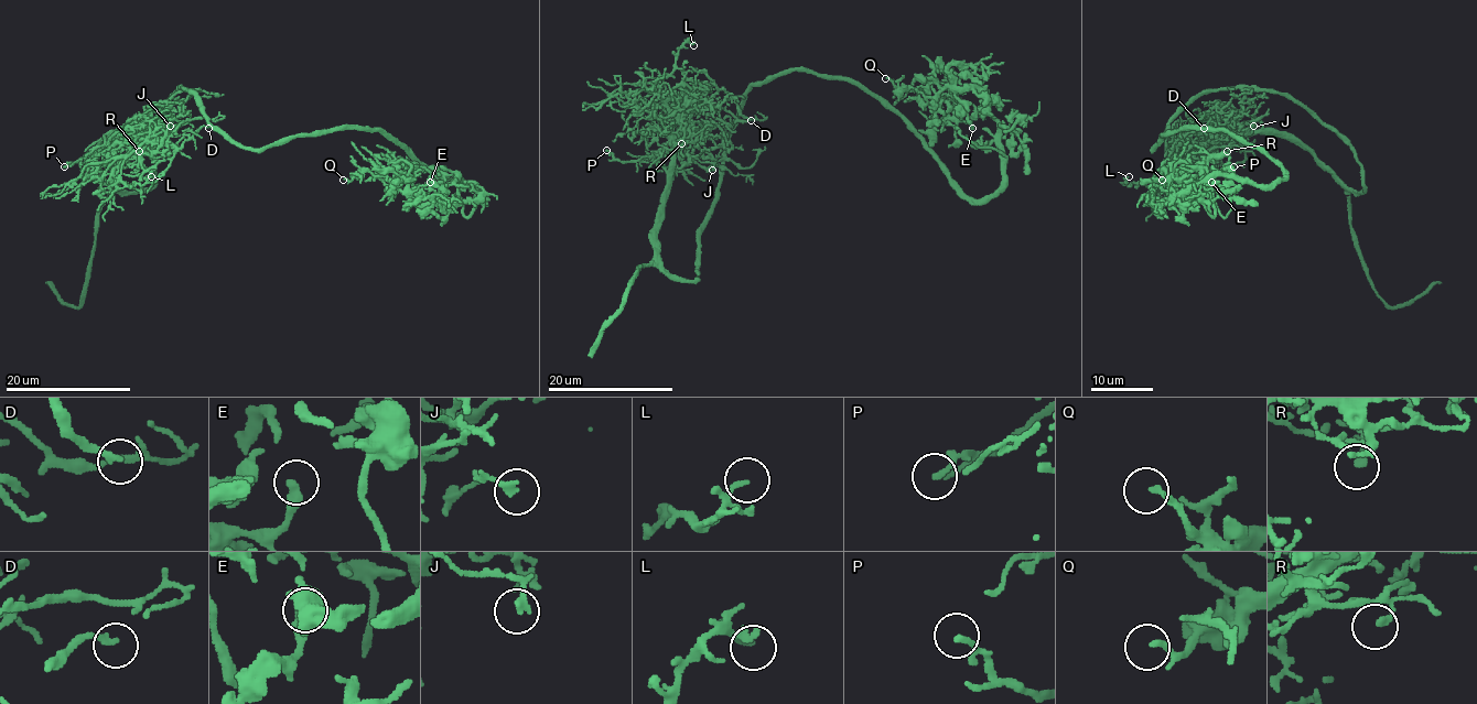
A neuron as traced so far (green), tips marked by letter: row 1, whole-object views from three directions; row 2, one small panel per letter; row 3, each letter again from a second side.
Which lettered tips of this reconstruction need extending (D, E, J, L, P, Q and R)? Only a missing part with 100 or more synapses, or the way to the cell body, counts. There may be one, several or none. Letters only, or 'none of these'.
none of these

